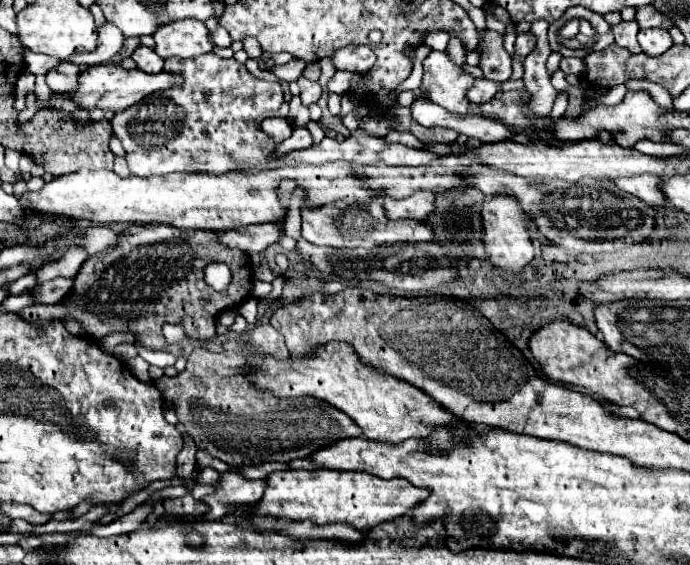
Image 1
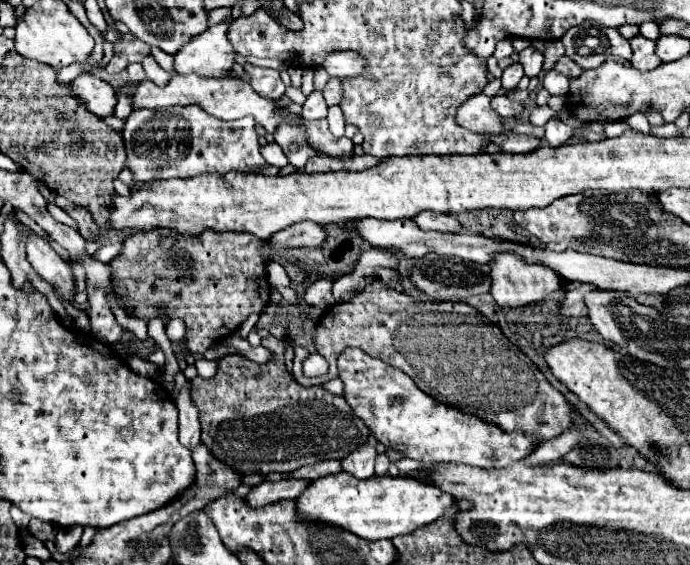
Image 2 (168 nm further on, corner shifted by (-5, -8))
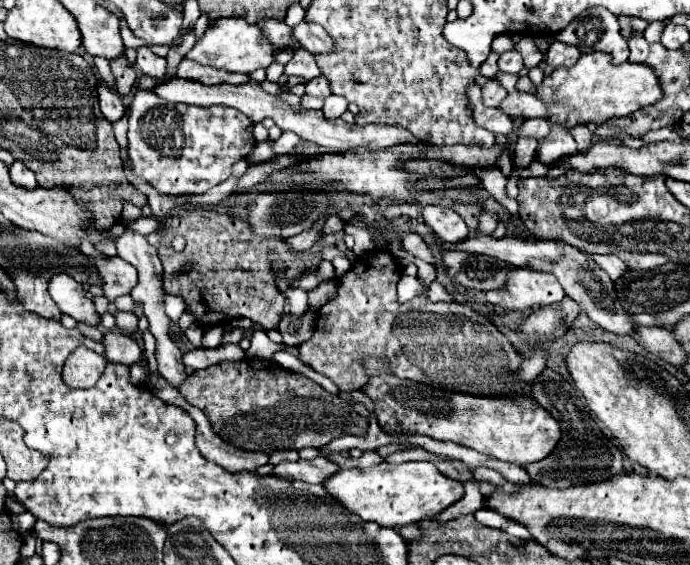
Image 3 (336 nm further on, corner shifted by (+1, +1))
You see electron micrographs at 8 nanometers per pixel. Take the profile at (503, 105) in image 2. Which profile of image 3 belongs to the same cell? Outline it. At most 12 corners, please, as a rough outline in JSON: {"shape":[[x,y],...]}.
{"shape":[[496,78],[482,86],[486,106],[498,106],[506,98],[506,90]]}

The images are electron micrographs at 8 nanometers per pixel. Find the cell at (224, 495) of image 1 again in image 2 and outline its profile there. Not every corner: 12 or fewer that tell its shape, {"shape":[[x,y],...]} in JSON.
{"shape":[[305,479],[262,481],[244,497],[246,505],[262,507],[298,497]]}

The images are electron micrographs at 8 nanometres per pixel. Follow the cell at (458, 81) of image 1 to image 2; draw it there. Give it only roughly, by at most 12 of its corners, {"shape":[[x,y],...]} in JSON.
{"shape":[[484,93],[458,107],[456,123],[474,133],[500,133],[502,121]]}

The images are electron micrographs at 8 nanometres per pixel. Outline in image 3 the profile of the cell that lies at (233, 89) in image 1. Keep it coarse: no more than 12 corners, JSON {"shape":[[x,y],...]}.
{"shape":[[136,90],[132,168],[164,194],[202,194],[254,148],[224,105],[158,112]]}

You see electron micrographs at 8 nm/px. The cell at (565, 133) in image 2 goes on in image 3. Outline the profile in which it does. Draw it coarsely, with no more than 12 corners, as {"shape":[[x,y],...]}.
{"shape":[[552,124],[540,142],[536,160],[548,164],[578,152],[566,128]]}

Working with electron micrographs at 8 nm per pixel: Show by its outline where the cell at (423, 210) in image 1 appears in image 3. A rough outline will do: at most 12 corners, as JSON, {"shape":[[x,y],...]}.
{"shape":[[426,206],[424,222],[442,242],[468,238],[468,226],[454,210]]}

